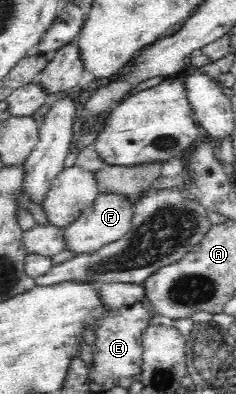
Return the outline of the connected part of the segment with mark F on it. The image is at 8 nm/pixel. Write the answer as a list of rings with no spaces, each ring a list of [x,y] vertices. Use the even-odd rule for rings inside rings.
[[[102,192],[97,195],[95,203],[82,211],[80,217],[63,228],[66,249],[78,254],[92,253],[103,245],[117,242],[132,227],[135,203],[127,195],[116,192]]]

